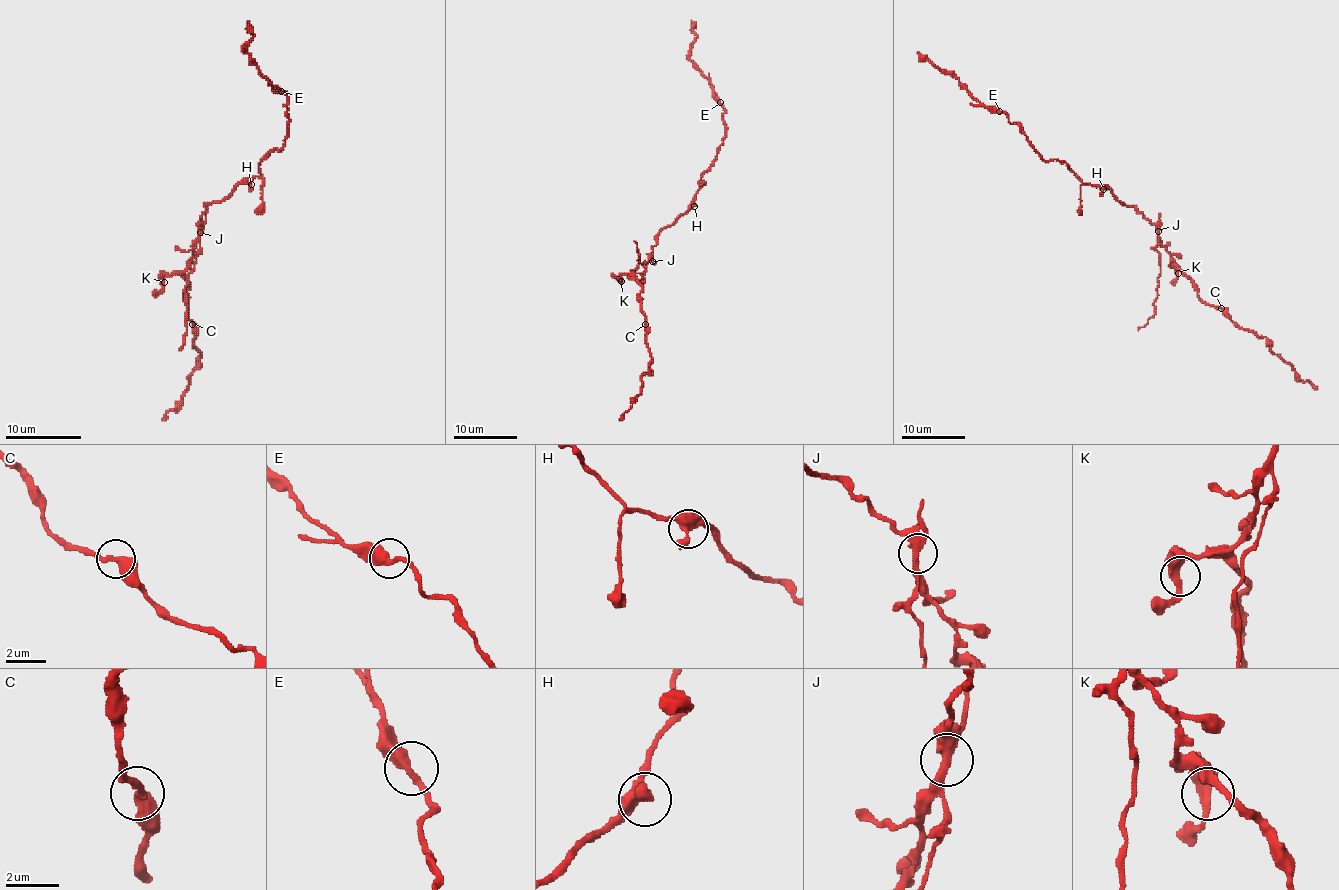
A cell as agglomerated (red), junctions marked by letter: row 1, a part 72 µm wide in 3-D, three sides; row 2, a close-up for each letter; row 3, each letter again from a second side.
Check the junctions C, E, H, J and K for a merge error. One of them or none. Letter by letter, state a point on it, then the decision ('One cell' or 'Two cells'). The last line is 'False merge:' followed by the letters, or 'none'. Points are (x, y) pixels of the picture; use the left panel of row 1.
C: Place: (192, 324). One cell
E: Place: (281, 91). One cell
H: Place: (251, 184). One cell
J: Place: (200, 232). Two cells
K: Place: (164, 282). One cell
False merge: J

